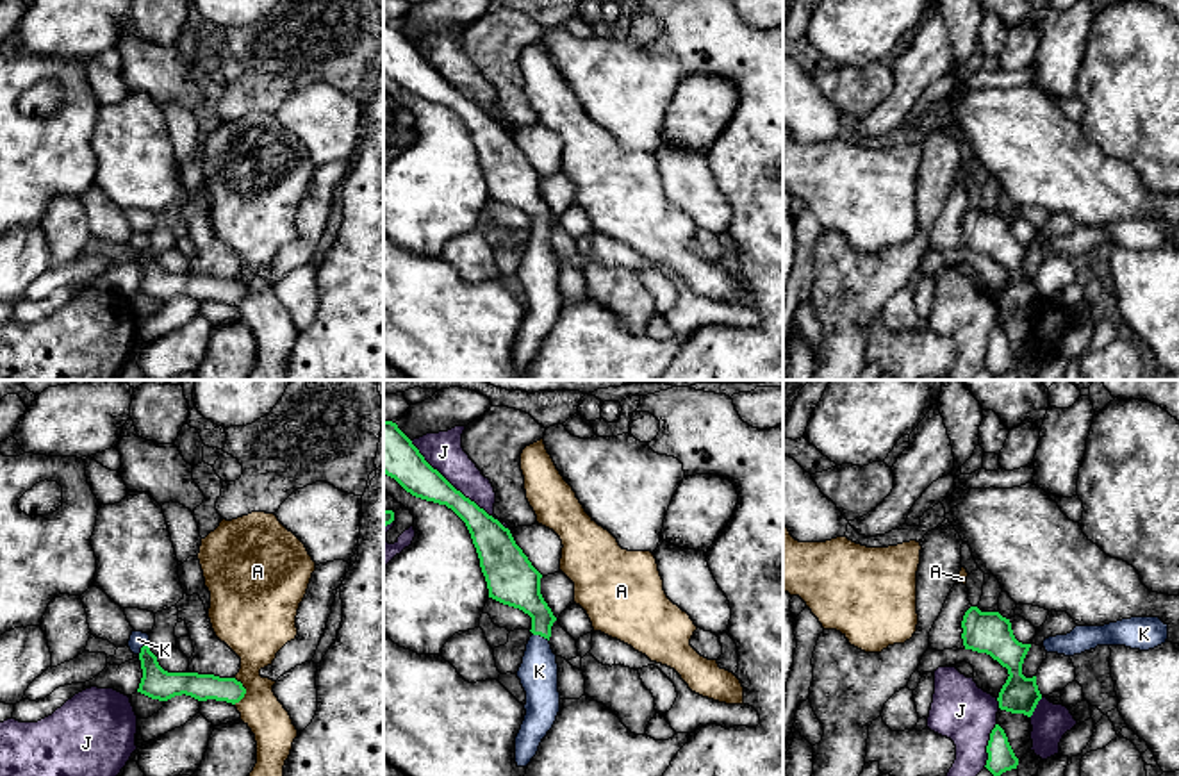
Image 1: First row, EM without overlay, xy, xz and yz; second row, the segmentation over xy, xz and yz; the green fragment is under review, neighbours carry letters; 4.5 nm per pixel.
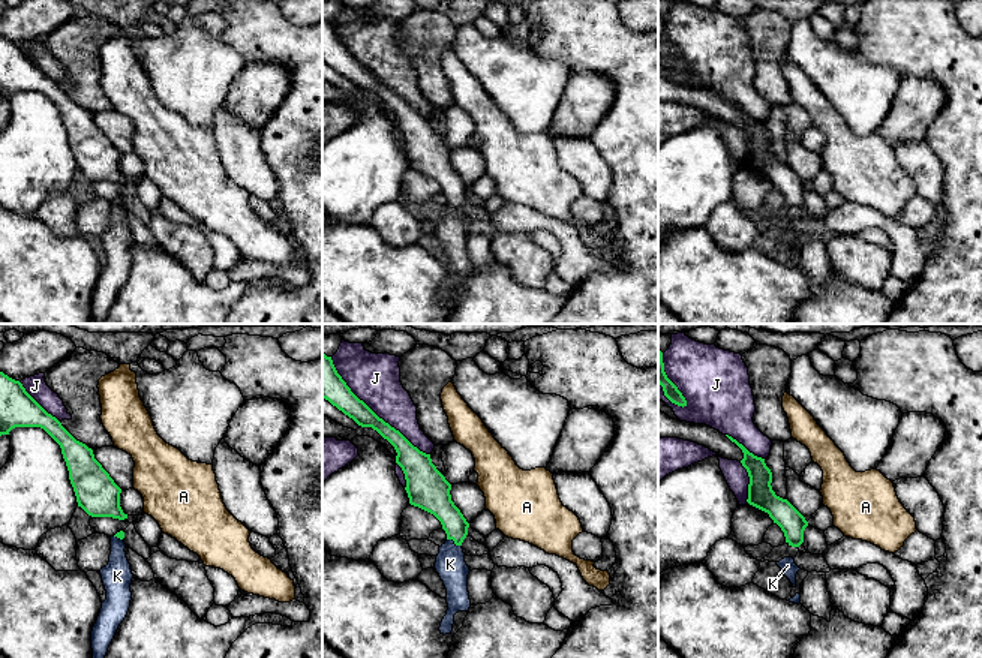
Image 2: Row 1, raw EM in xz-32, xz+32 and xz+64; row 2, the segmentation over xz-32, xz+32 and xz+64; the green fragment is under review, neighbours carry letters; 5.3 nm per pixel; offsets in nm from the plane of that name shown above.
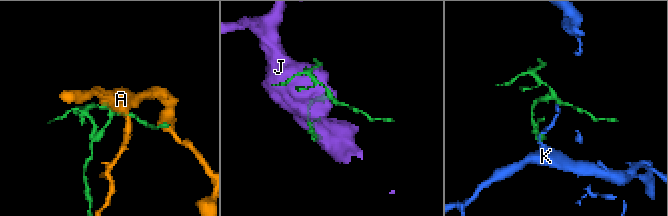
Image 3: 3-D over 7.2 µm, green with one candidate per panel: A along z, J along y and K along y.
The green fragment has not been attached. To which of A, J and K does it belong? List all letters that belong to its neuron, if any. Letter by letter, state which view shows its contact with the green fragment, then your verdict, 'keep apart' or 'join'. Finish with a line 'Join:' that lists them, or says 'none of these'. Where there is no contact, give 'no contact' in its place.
A: contact in xy; keep apart
J: contact in xz; keep apart
K: contact in xz; join
Join: K

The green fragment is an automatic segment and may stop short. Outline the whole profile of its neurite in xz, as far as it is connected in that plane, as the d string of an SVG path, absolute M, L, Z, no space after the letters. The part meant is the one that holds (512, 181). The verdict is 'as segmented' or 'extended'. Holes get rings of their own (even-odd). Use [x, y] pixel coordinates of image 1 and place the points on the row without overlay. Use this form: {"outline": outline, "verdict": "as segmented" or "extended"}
{"outline": "M383 21L383 73L412 96L451 109L471 134L489 198L532 218L532 237L517 271L526 293L526 316L515 337L515 364L526 367L560 312L558 264L549 244L557 218L540 194L542 175L510 130L433 70L392 21Z", "verdict": "extended"}

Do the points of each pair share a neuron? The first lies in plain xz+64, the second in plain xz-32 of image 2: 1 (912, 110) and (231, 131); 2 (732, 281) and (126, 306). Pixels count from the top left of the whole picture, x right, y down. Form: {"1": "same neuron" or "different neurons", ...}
{"1": "different neurons", "2": "different neurons"}

